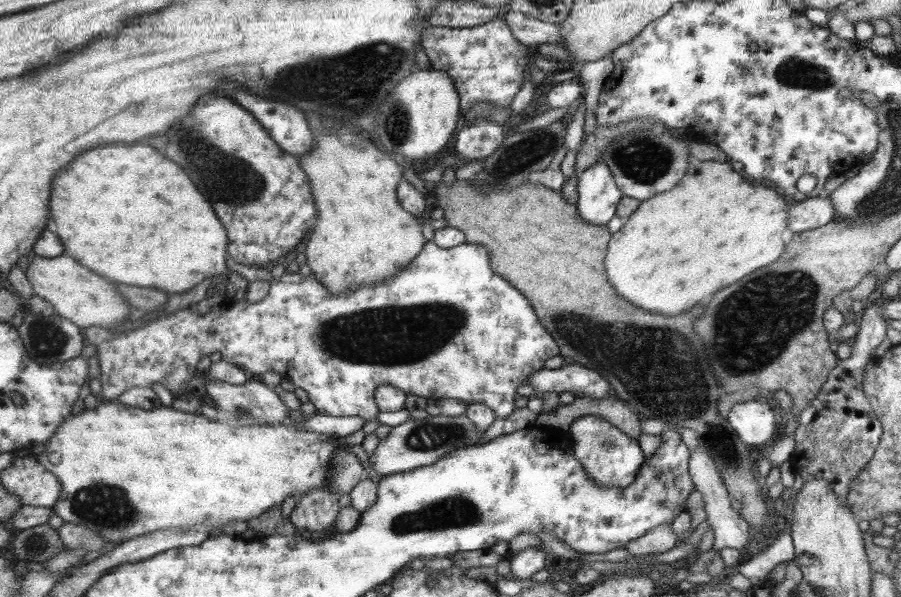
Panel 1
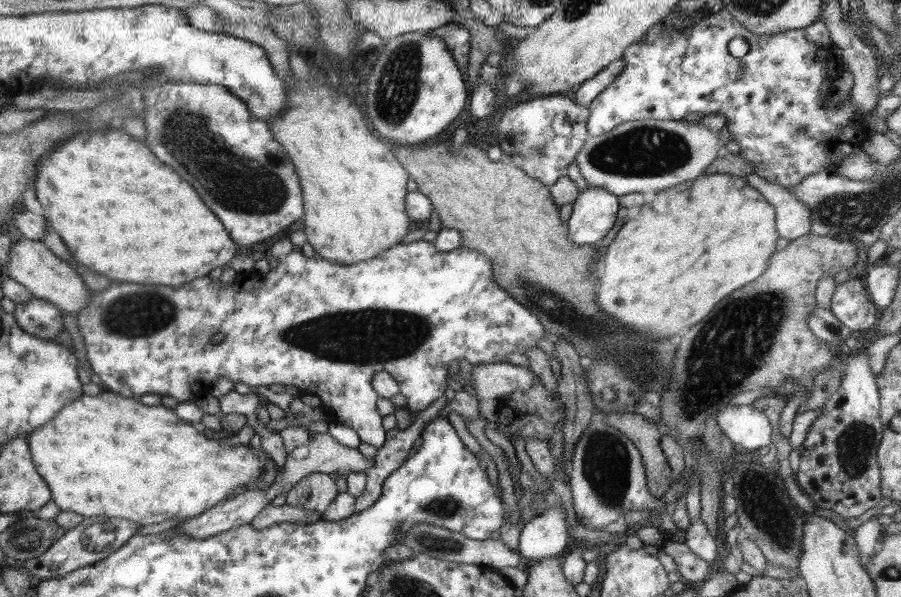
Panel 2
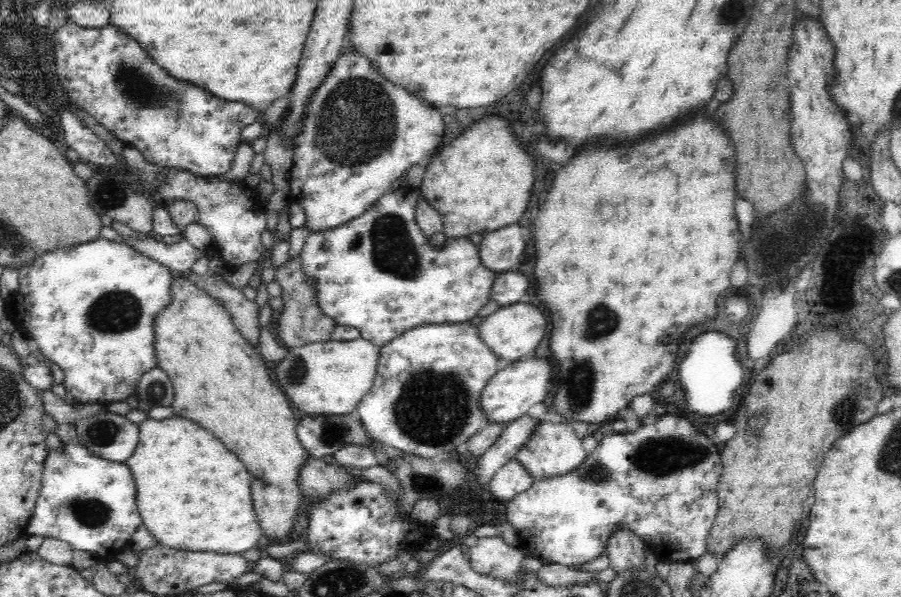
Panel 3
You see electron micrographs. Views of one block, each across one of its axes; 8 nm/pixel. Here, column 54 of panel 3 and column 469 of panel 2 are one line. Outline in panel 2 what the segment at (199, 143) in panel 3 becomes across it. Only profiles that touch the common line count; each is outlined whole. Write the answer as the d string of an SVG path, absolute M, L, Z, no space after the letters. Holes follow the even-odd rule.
M451 22L440 26L439 28L426 31L426 34L432 34L446 43L447 50L454 56L458 69L462 74L467 74L467 62L470 58L471 38L470 32L457 22Z

